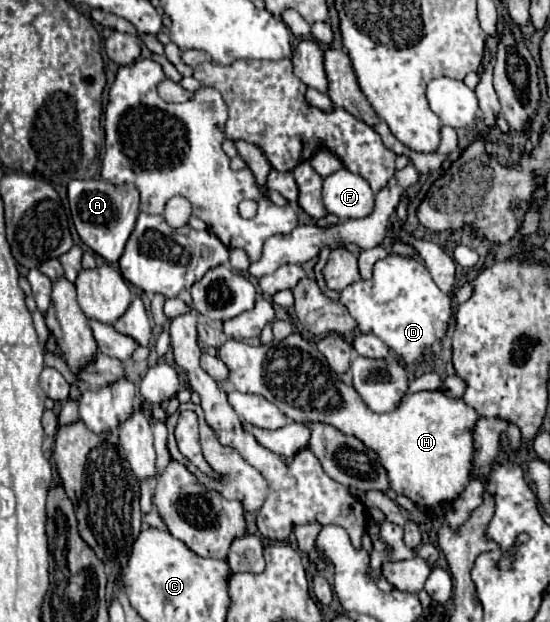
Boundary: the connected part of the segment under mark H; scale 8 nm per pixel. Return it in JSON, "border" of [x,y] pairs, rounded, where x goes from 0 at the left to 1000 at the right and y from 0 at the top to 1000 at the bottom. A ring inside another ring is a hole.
{"border":[[[544,535],[525,539],[507,555],[449,555],[442,548],[416,545],[405,551],[395,564],[395,574],[413,587],[416,593],[416,613],[431,629],[442,632],[467,632],[478,635],[485,645],[500,648],[515,664],[522,664],[533,677],[555,680],[555,677],[580,677],[598,680],[624,693],[627,699],[645,699],[649,706],[660,706],[660,712],[685,725],[711,786],[718,793],[729,793],[744,799],[755,812],[773,818],[795,818],[805,809],[824,805],[853,777],[849,760],[856,757],[856,738],[860,738],[860,686],[871,674],[871,667],[845,651],[842,641],[816,641],[805,629],[762,629],[755,635],[736,635],[725,645],[725,654],[711,664],[682,664],[660,651],[653,635],[642,622],[627,622],[613,600],[602,596],[591,574],[576,564],[573,555],[555,548]],[[511,571],[511,593],[504,600],[493,600],[496,577]]]}

